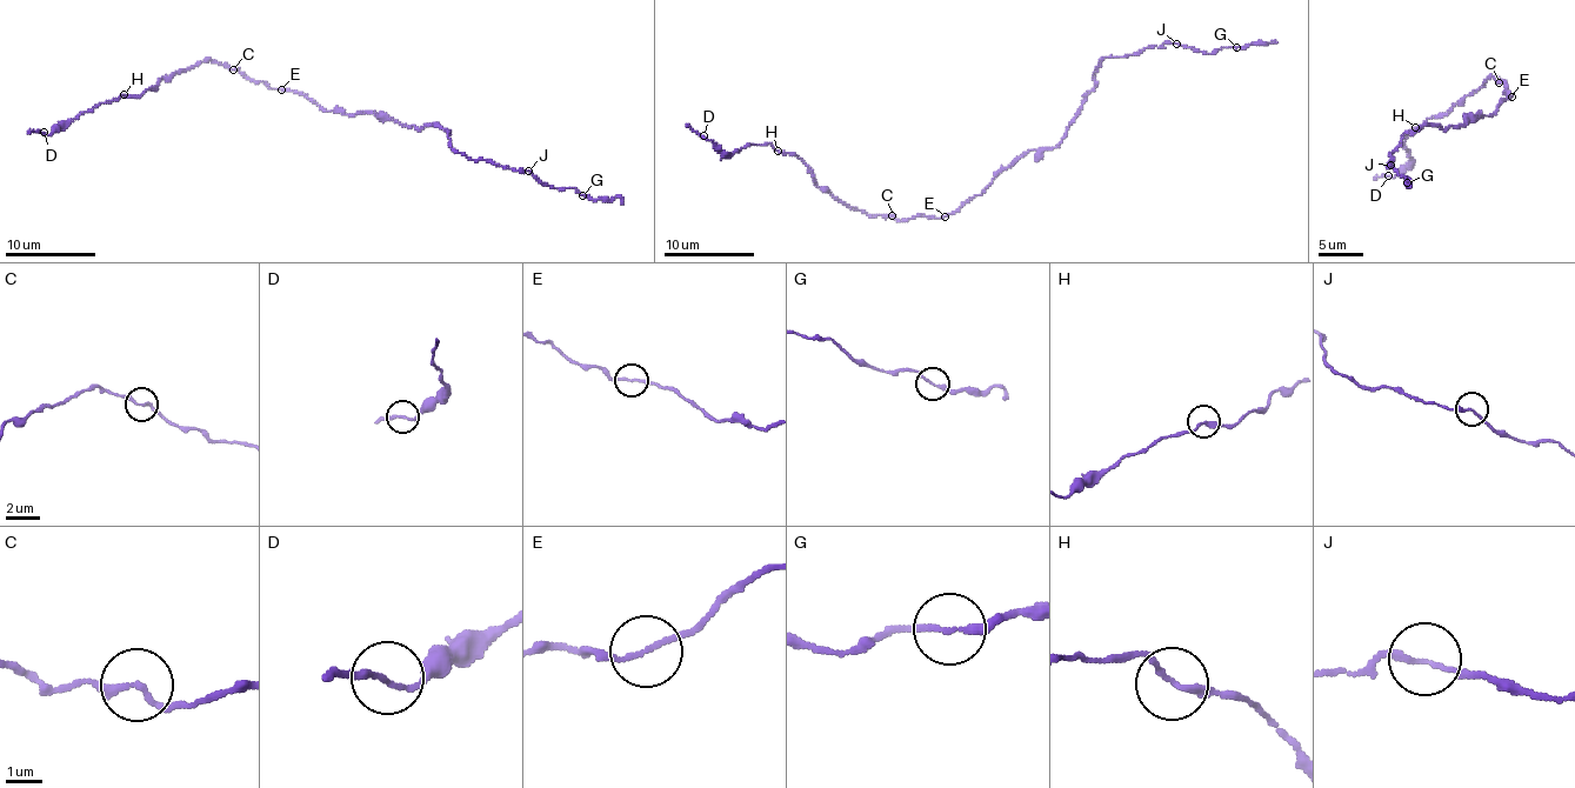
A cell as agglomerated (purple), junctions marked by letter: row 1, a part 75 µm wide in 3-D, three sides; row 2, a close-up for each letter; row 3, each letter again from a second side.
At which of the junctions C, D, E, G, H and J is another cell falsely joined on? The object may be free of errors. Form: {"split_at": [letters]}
{"split_at": ["G"]}

